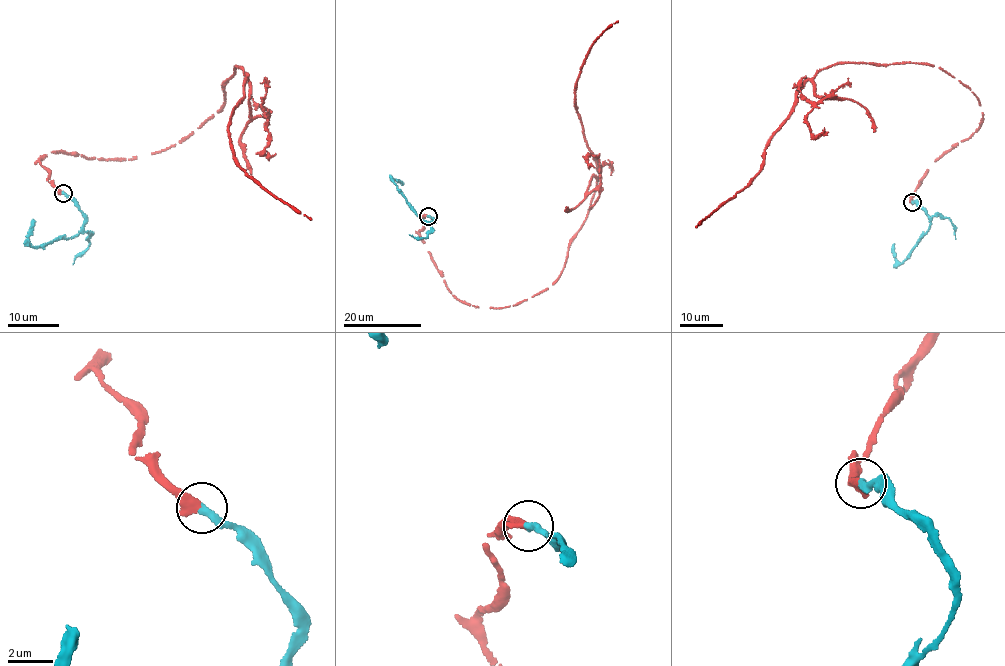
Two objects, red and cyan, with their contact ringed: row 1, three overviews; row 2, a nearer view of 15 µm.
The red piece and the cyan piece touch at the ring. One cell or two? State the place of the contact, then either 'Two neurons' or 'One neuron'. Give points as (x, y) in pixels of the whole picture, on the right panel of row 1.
Place: (912, 202). One neuron

